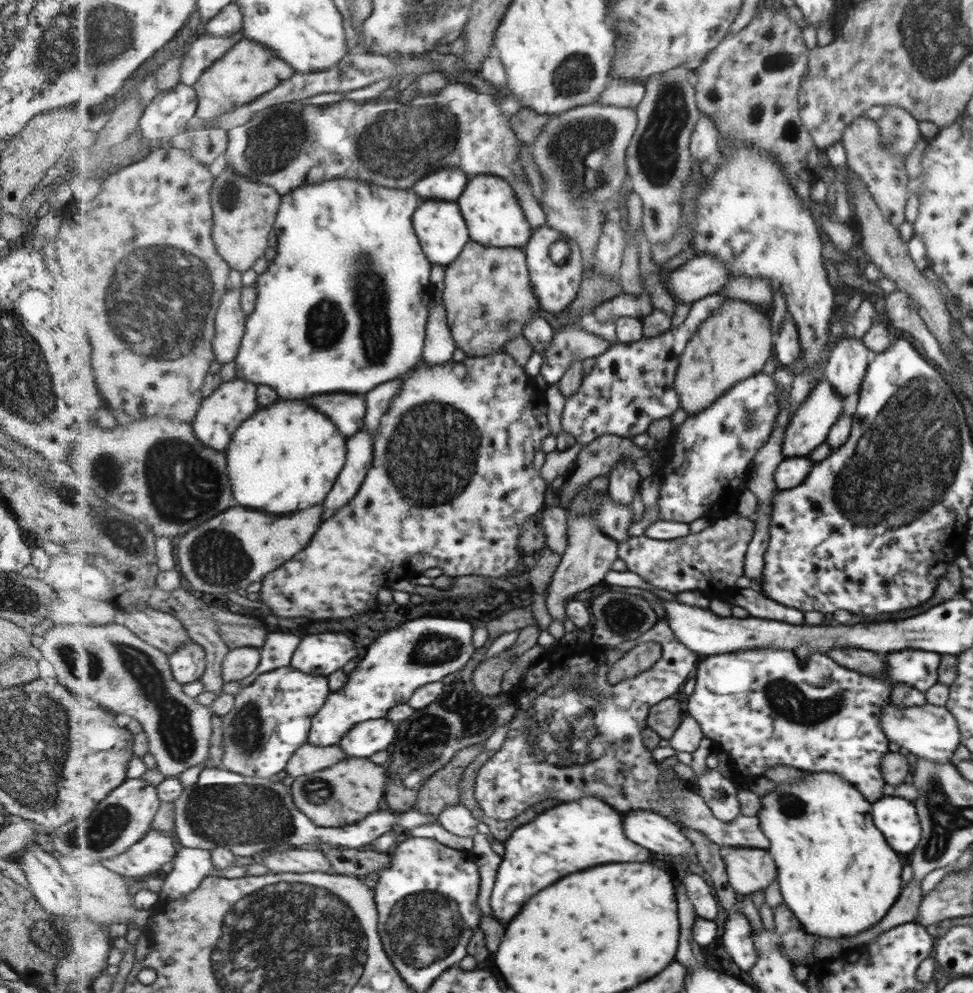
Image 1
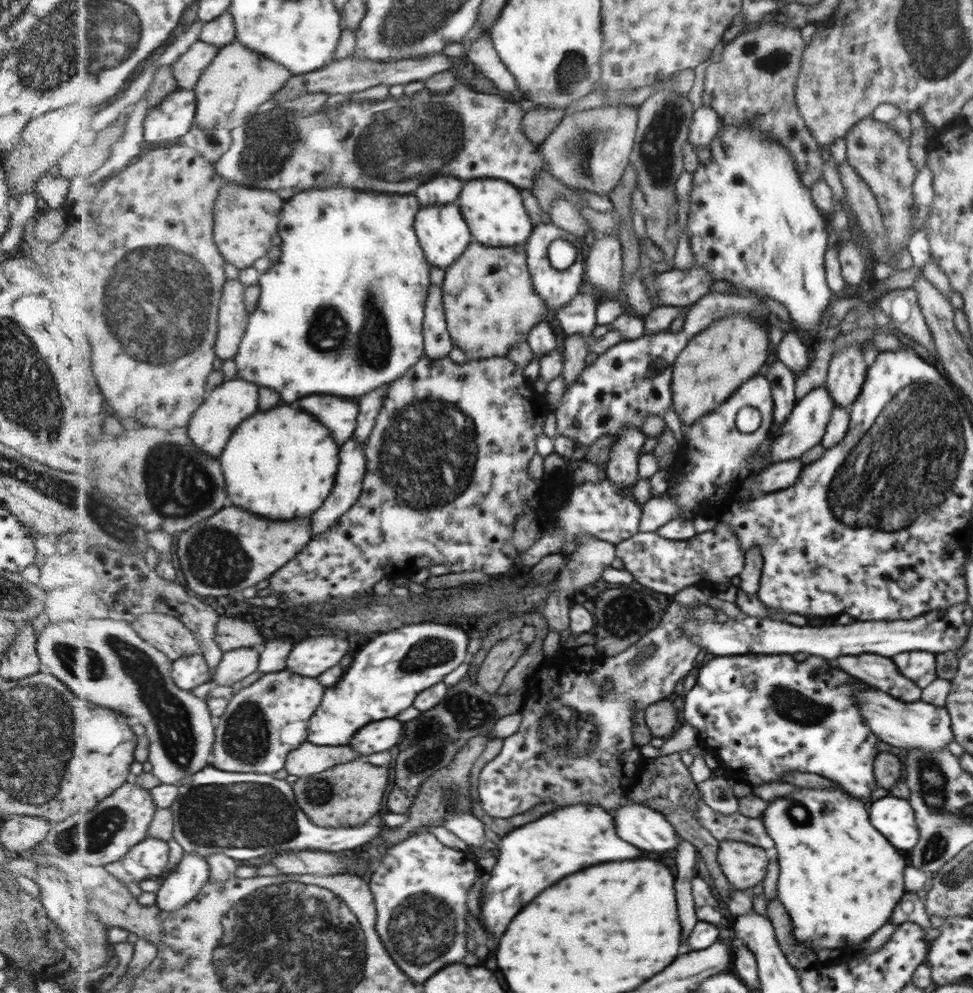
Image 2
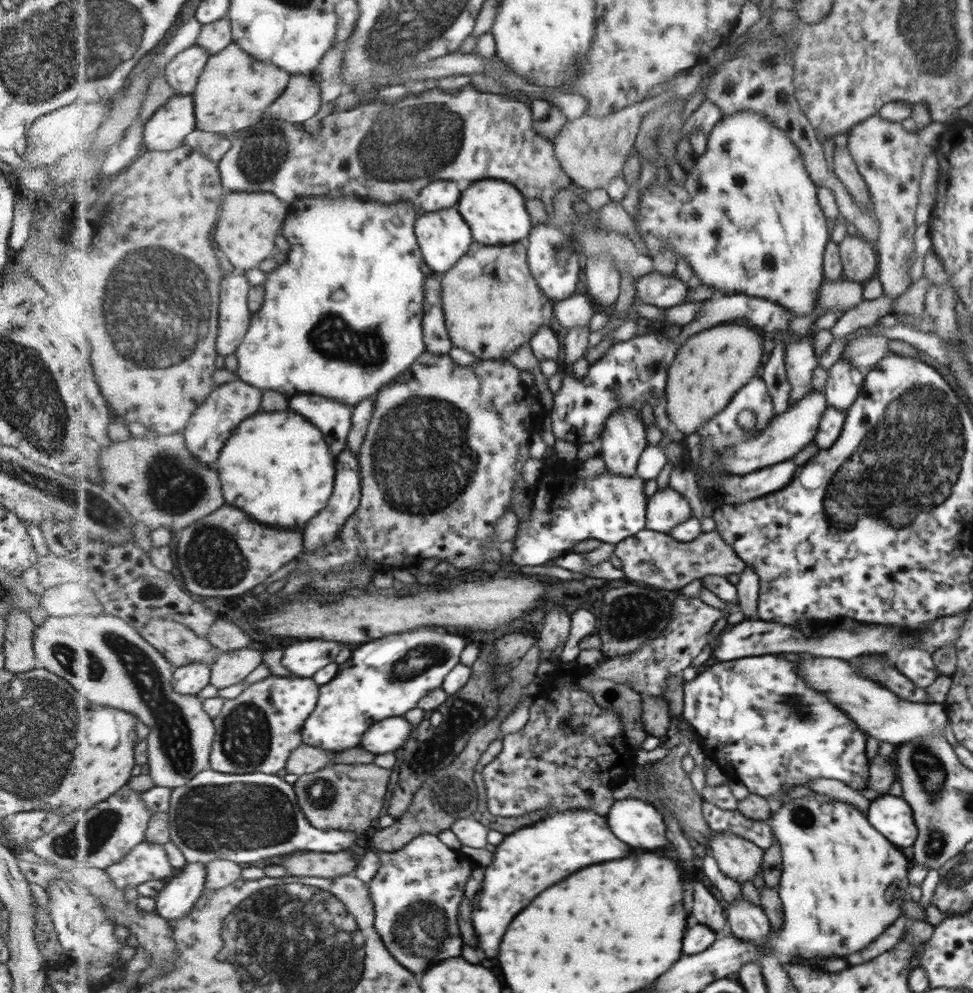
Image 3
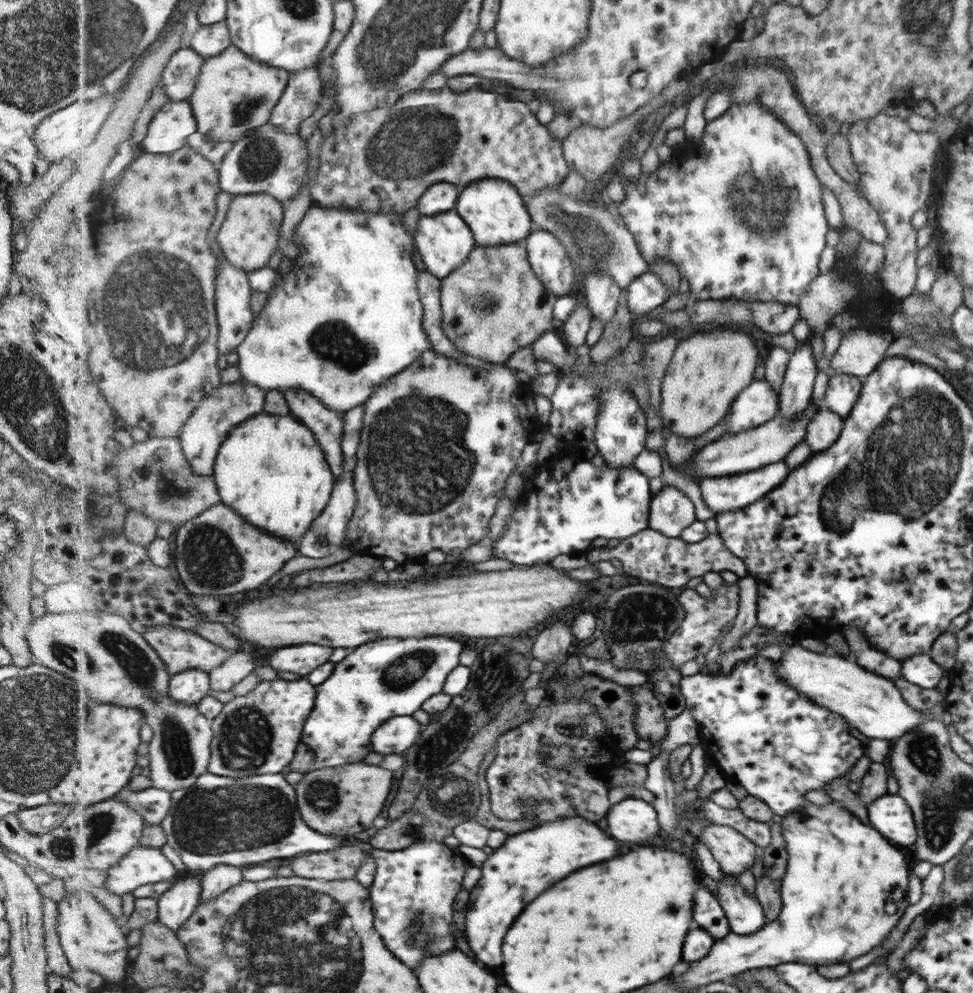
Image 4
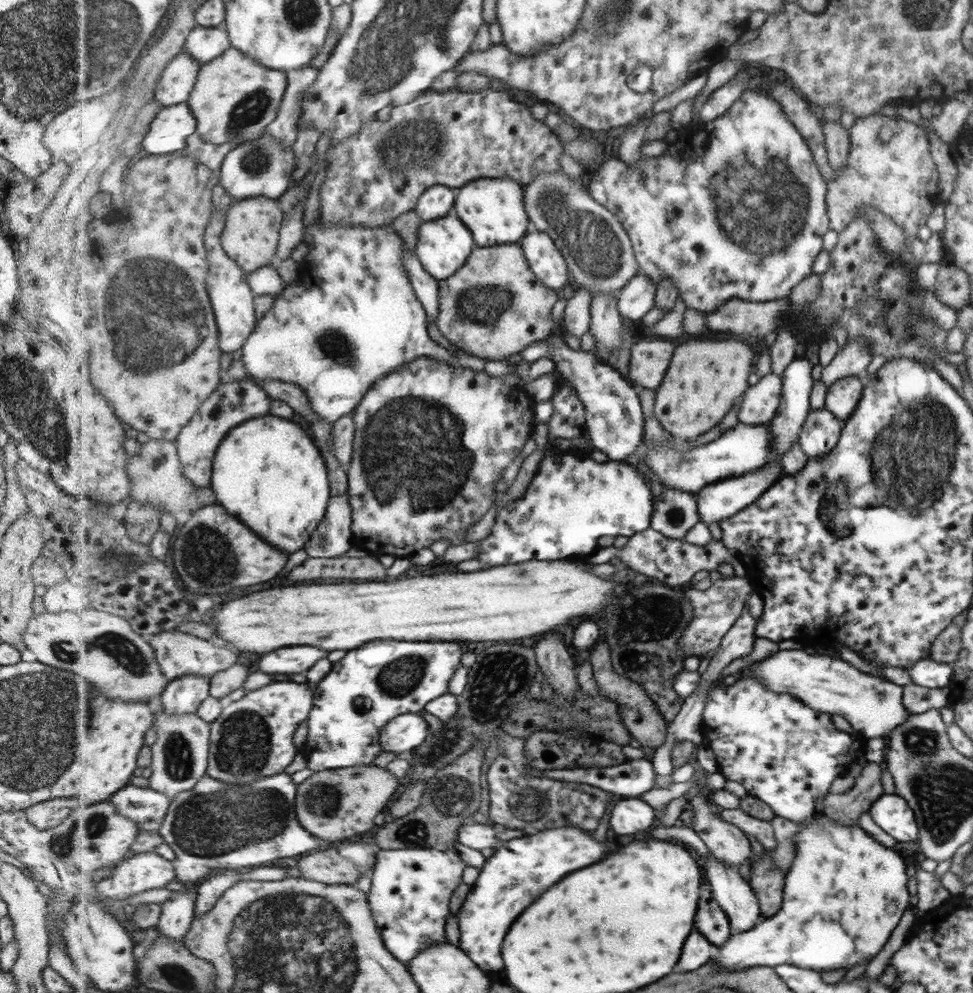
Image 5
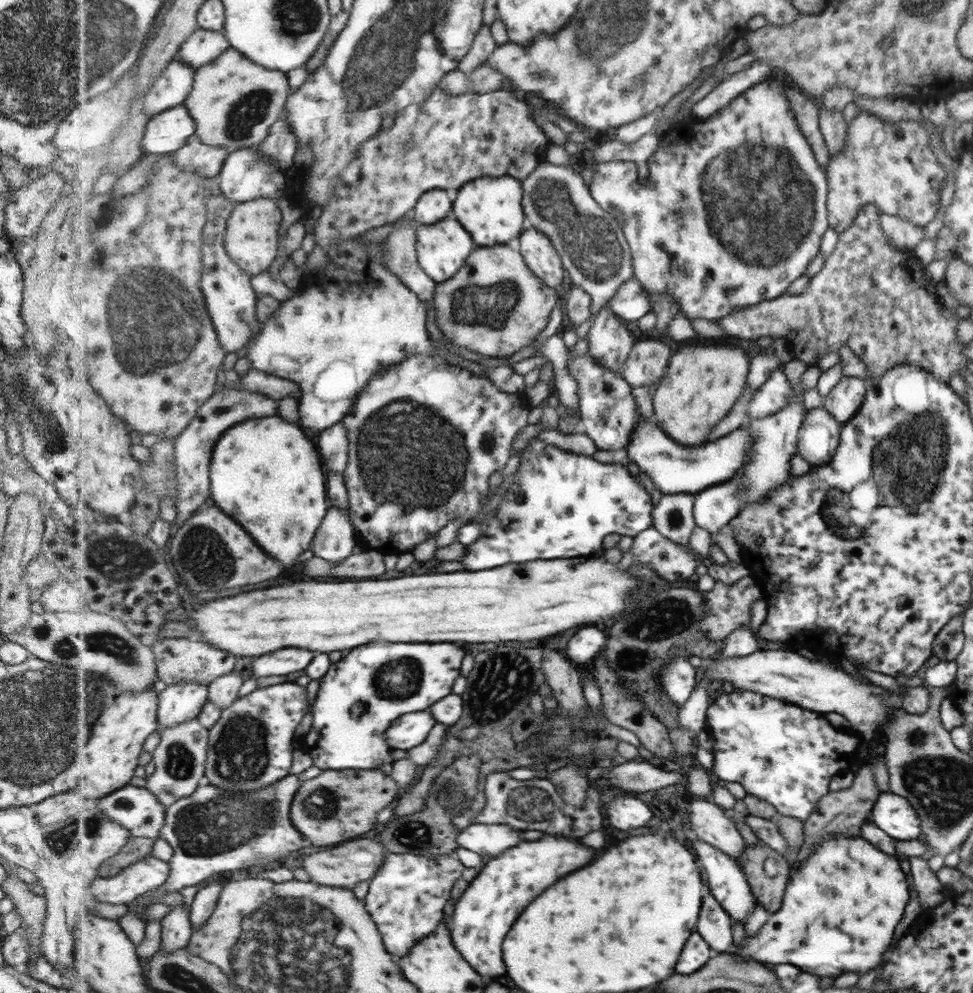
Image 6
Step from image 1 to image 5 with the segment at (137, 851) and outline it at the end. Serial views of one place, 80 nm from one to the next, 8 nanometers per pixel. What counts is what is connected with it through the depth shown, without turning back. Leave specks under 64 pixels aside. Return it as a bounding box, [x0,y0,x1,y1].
[93,851,176,900]

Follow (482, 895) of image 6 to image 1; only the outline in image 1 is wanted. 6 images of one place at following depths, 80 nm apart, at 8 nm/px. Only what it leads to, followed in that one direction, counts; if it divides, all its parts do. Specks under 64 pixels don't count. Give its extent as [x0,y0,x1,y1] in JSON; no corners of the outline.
[491,798,653,924]

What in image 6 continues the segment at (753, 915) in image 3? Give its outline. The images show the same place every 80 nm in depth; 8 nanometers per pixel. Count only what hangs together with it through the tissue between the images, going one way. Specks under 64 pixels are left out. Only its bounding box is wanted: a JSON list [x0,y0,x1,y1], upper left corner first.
[686,835,756,925]

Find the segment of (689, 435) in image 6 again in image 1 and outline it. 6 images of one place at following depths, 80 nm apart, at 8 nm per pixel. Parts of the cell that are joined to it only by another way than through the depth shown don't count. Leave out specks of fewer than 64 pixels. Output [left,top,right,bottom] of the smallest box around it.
[676,295,769,417]

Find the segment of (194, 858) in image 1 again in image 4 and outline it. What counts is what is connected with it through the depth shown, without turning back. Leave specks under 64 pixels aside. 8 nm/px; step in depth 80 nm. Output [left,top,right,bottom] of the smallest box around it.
[158,874,201,932]

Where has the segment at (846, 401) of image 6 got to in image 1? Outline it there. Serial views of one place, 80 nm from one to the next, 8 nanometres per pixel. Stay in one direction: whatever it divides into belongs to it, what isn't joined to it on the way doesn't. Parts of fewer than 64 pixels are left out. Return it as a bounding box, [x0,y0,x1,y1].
[822,338,871,399]

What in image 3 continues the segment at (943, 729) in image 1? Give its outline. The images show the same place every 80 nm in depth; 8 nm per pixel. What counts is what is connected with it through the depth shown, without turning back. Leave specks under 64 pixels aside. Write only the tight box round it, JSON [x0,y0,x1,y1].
[794,656,948,746]

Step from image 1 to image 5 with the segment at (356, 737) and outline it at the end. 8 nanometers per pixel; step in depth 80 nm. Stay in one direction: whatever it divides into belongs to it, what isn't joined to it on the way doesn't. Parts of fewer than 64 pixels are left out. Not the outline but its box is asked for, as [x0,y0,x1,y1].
[381,713,430,752]

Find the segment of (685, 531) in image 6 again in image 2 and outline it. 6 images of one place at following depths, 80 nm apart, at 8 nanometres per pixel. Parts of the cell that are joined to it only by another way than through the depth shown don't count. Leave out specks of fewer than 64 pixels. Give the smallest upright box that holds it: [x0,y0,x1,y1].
[639,492,681,533]

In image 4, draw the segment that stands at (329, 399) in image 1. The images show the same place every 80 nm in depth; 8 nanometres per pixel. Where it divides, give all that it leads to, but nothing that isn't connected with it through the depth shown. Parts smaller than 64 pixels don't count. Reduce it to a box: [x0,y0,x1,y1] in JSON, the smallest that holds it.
[281,389,345,481]

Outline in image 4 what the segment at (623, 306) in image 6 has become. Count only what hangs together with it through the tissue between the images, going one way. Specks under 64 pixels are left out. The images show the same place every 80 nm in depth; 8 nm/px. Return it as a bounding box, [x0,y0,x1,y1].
[626,273,672,317]

